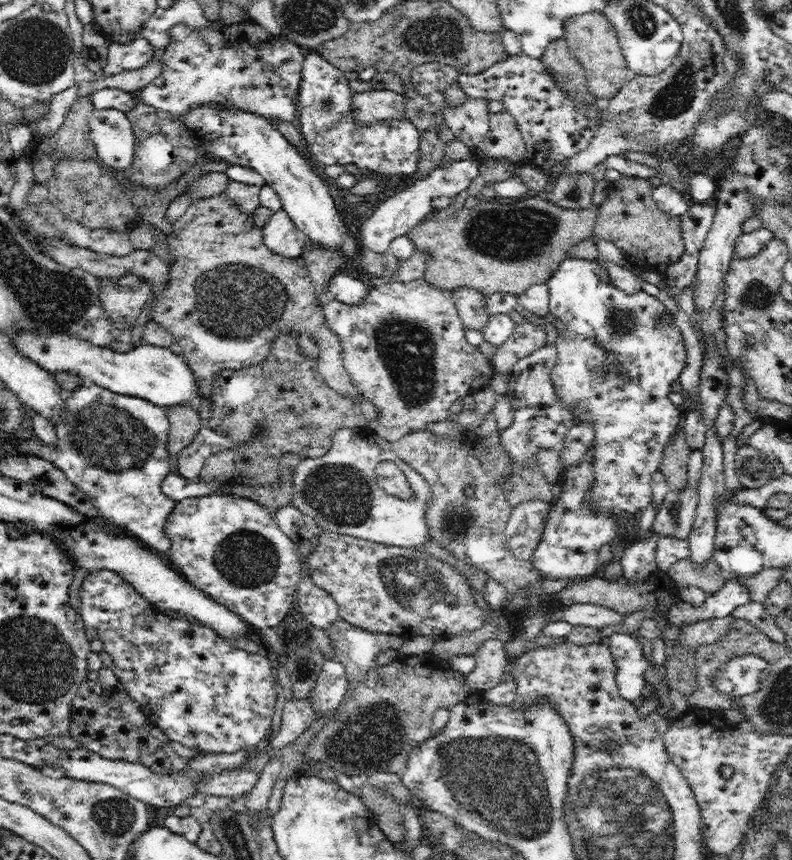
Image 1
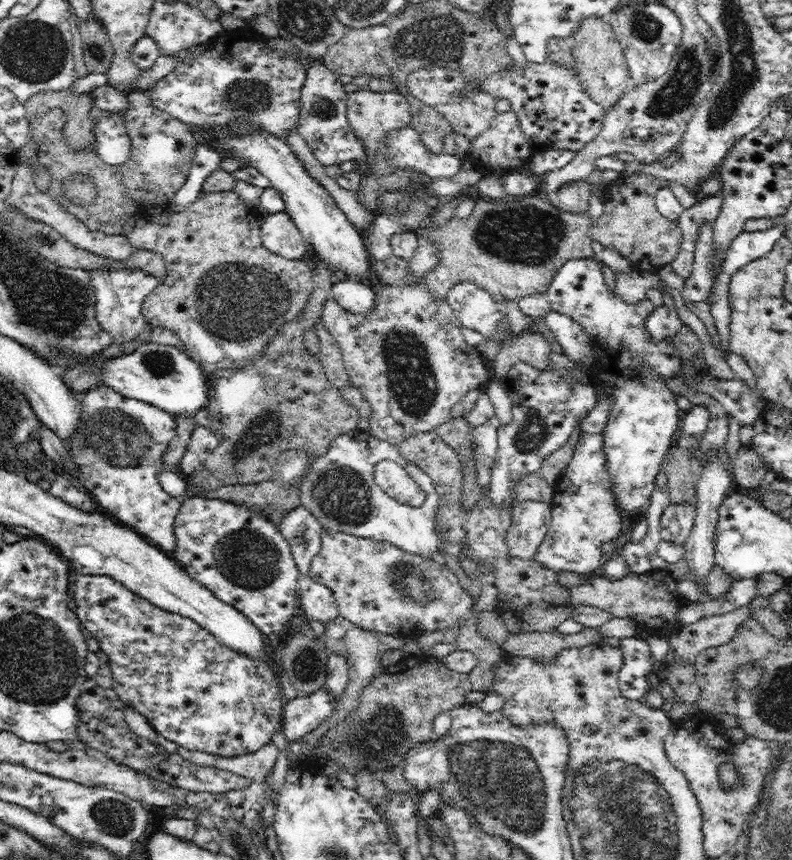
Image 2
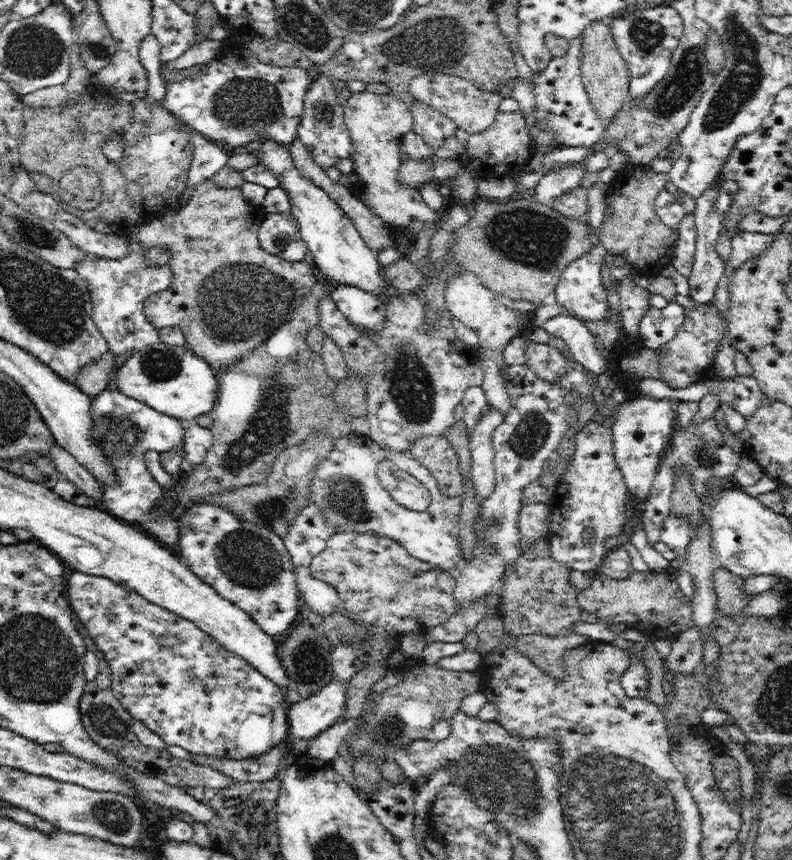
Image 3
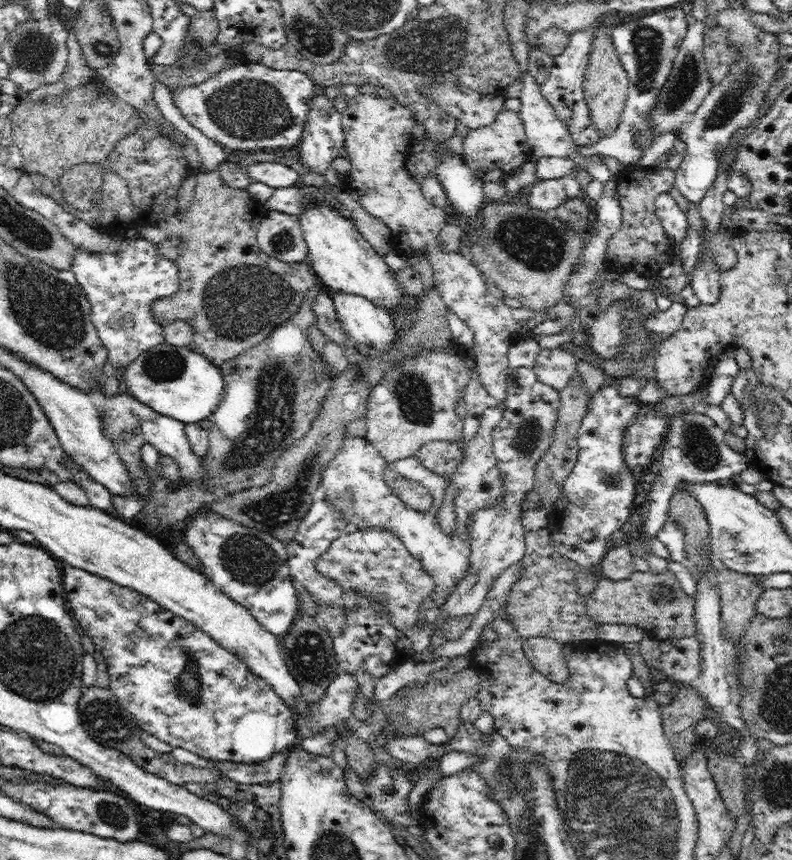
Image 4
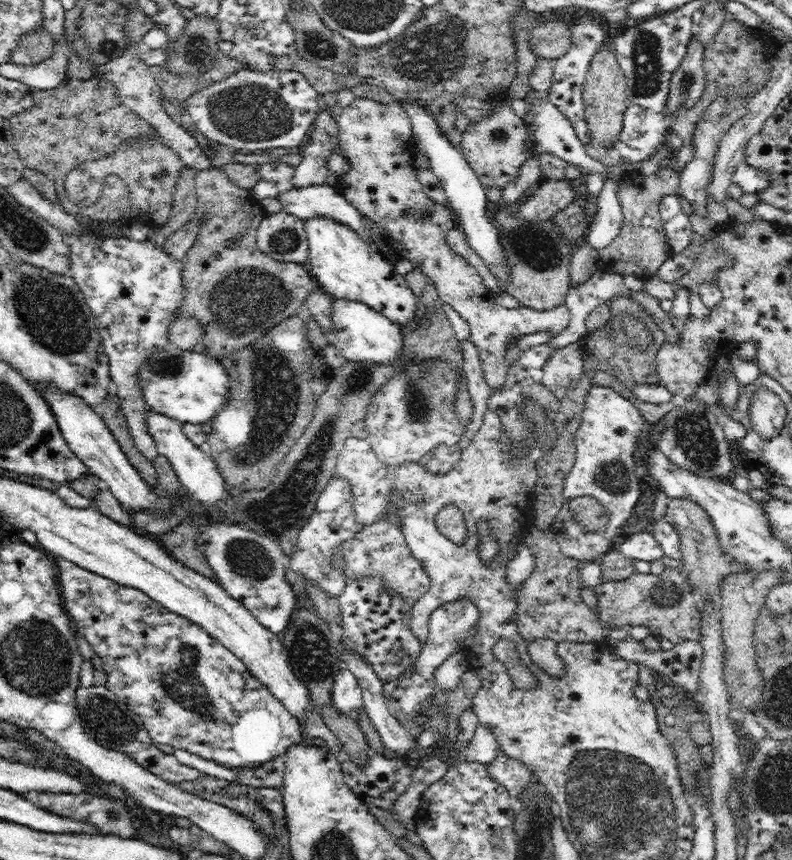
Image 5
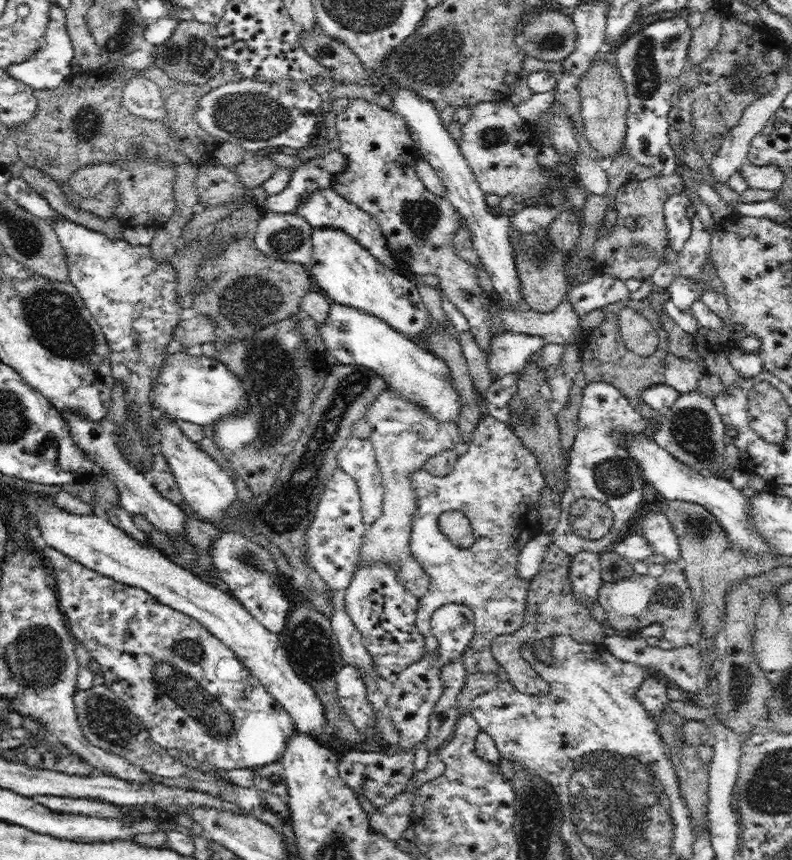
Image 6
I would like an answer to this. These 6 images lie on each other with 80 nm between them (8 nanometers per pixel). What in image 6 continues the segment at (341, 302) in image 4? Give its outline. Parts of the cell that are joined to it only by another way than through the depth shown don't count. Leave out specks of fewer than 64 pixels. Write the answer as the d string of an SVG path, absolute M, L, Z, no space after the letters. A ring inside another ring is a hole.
M332 302L329 308L329 315L325 323L319 325L319 331L324 339L325 348L330 351L340 364L360 364L371 368L378 377L382 377L387 383L387 388L399 392L404 400L412 400L419 404L426 412L435 416L440 422L458 422L460 418L460 395L453 388L453 377L450 367L444 359L438 358L430 351L418 347L418 342L410 340L405 334L396 332L387 322L380 320L377 316L370 316L352 306Z

